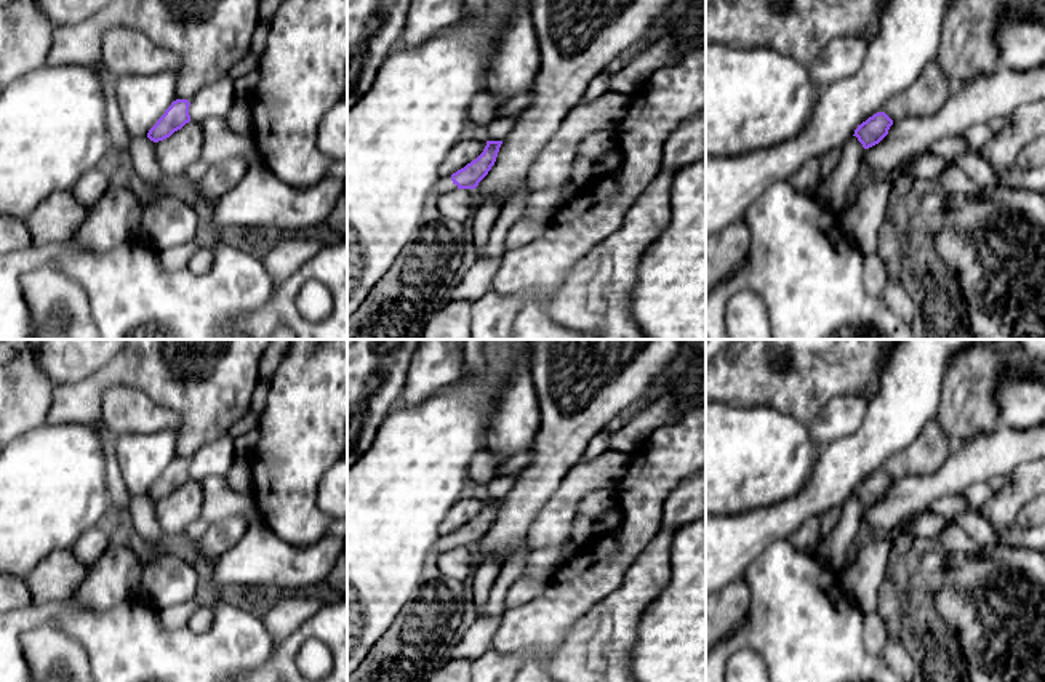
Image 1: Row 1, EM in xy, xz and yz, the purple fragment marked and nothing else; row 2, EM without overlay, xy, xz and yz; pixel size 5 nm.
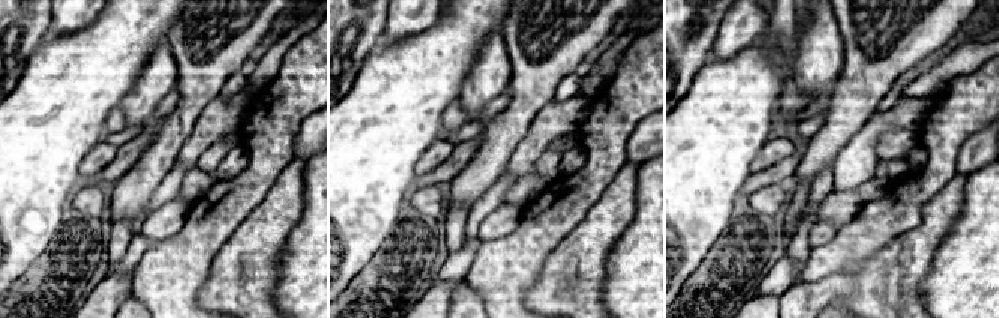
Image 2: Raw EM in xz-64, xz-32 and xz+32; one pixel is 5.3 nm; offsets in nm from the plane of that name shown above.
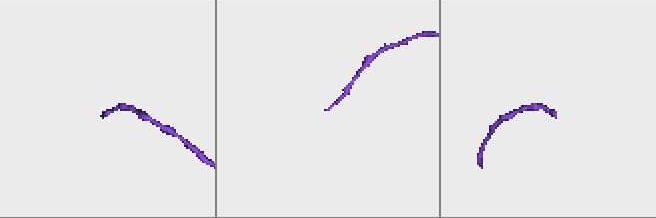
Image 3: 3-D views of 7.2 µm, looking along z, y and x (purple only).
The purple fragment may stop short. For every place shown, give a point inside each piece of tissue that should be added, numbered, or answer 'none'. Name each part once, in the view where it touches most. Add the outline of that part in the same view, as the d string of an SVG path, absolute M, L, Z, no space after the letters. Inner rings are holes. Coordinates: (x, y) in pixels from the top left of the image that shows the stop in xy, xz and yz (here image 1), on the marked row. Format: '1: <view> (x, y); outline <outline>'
1: xz (444, 184); outline M451 175L440 176L435 187L432 189L430 200L435 200L437 197L448 194L451 191L456 191L458 186L451 181Z

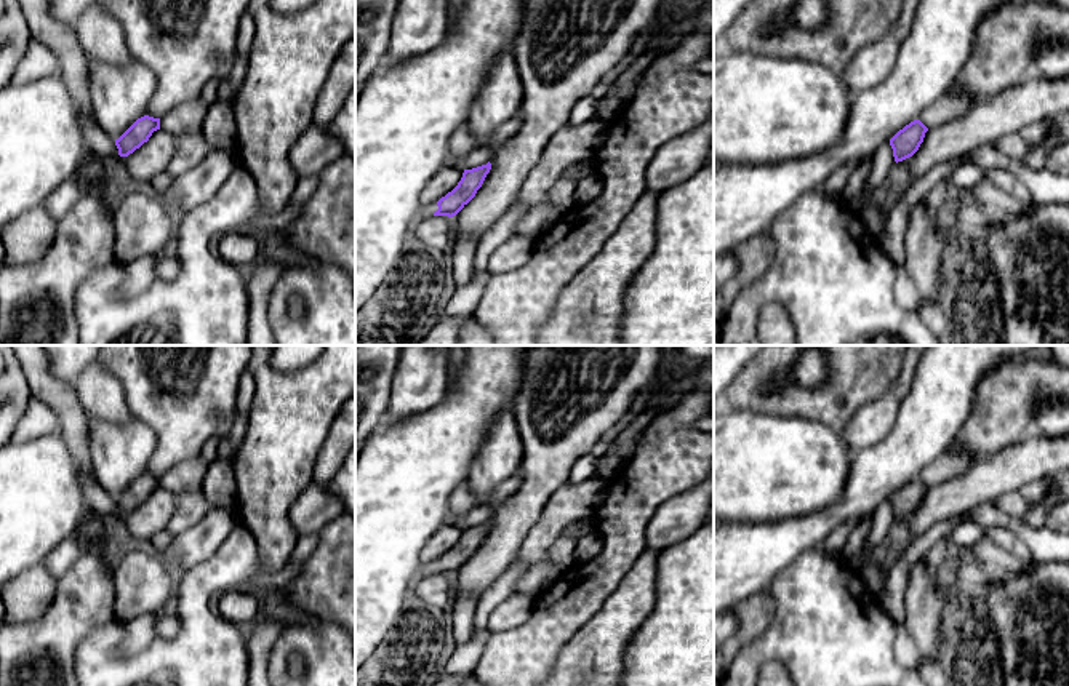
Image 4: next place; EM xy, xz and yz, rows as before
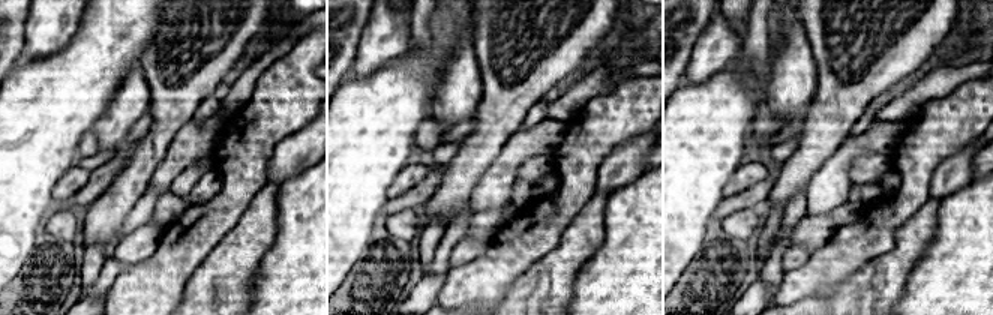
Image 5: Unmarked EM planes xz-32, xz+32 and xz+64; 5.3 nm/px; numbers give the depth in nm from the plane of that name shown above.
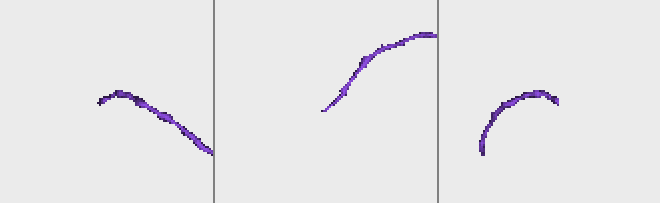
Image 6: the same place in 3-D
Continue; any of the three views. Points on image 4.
1: xz (426, 211); outline M437 201L430 205L421 205L421 209L416 214L416 221L432 217L437 209L438 209Z

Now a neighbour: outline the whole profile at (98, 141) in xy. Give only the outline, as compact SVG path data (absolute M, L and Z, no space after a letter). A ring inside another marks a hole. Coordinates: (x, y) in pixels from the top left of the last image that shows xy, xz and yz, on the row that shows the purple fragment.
M80 109L80 126L82 126L82 133L88 142L88 147L93 152L99 152L99 154L106 155L109 163L114 168L115 176L125 179L123 163L125 163L126 157L118 155L115 141L110 139L109 136L106 136L102 133L102 130L99 128L99 125L96 123L96 120L93 120L91 115L83 112L82 109Z

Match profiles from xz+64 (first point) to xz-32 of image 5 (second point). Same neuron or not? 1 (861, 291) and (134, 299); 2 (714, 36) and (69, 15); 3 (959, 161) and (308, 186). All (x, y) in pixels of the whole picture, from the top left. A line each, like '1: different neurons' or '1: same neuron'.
1: different neurons
2: same neuron
3: different neurons

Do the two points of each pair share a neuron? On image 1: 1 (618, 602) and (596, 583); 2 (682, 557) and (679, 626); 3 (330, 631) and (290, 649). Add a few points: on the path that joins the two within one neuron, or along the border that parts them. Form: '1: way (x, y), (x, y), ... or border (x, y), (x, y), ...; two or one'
1: border (631, 564), (623, 581), (580, 618); two
2: way (682, 575), (682, 609); one
3: way (320, 631), (308, 631), (298, 639); one

